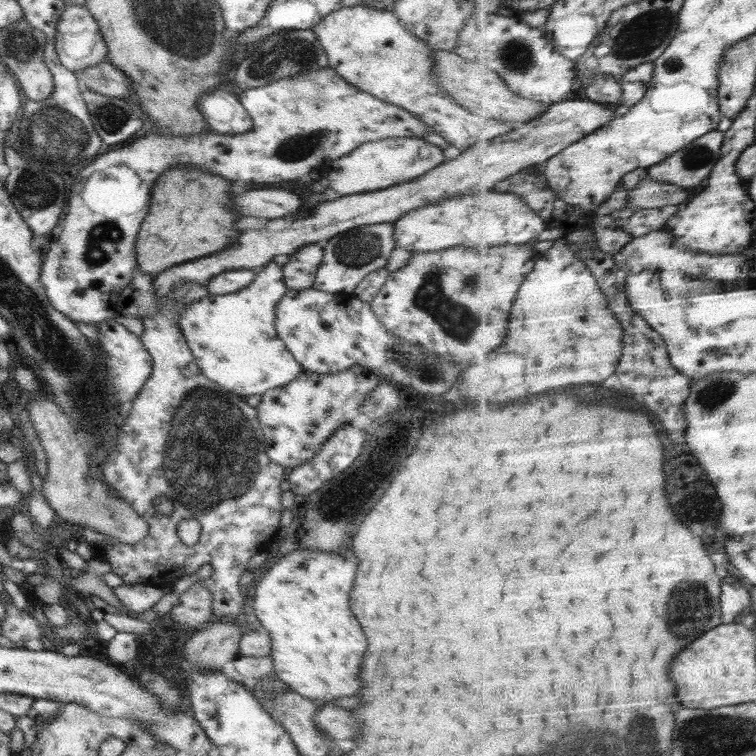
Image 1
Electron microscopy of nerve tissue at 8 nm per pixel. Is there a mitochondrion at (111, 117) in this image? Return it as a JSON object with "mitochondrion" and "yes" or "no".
{"mitochondrion":"yes"}

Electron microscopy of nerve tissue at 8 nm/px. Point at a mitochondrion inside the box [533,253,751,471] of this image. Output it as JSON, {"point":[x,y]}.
{"point":[711,396]}

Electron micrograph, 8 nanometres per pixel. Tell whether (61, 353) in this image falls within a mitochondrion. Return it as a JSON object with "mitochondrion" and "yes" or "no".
{"mitochondrion":"yes"}

